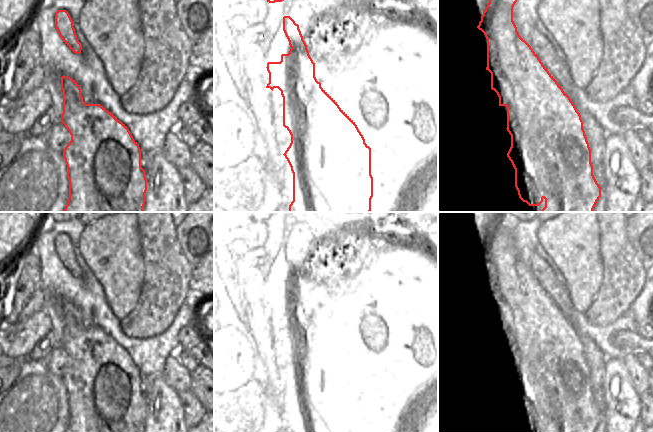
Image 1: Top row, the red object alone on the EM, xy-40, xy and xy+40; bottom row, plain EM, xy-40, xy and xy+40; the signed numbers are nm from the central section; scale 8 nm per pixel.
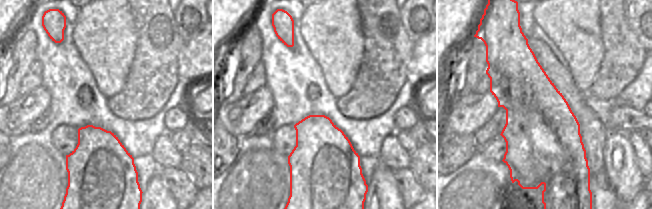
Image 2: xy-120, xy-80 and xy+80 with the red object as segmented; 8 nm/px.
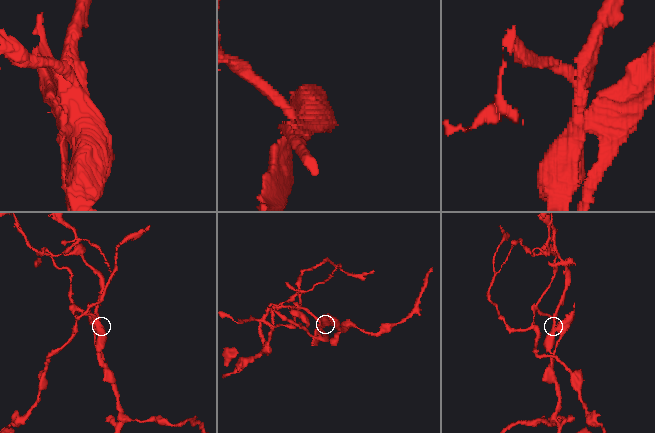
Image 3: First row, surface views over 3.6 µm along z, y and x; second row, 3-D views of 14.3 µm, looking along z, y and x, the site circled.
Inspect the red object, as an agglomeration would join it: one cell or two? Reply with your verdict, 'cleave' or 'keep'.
cleave

